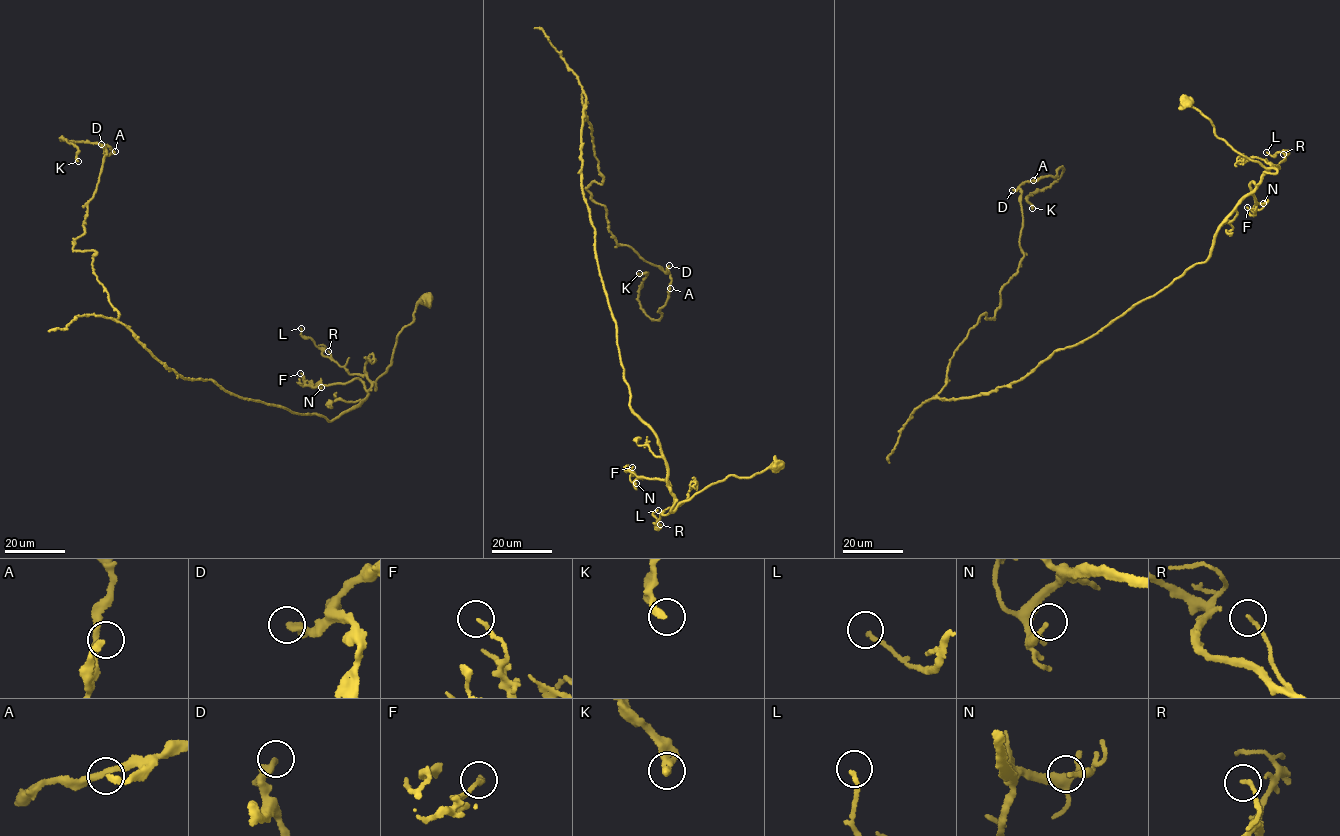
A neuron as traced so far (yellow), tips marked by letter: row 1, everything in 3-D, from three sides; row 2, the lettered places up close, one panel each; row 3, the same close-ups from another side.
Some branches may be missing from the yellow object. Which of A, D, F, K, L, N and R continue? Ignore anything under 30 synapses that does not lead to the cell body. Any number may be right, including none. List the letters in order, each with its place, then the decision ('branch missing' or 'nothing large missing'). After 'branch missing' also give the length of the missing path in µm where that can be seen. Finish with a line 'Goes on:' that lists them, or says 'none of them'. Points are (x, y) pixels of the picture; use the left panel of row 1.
A: place (115, 151); nothing large missing
D: place (101, 144); nothing large missing
F: place (300, 373); nothing large missing
K: place (78, 161); nothing large missing
L: place (301, 328); nothing large missing
N: place (321, 387); nothing large missing
R: place (328, 351); nothing large missing
Goes on: none of them

